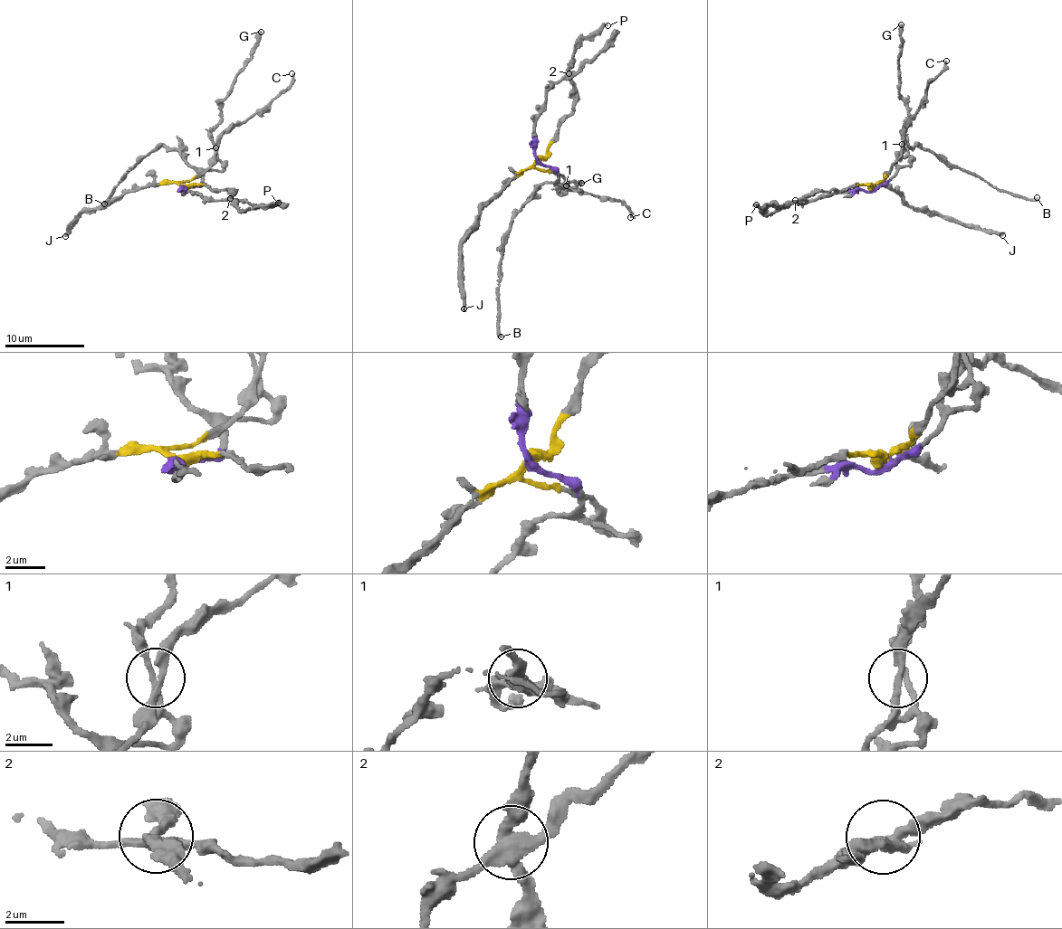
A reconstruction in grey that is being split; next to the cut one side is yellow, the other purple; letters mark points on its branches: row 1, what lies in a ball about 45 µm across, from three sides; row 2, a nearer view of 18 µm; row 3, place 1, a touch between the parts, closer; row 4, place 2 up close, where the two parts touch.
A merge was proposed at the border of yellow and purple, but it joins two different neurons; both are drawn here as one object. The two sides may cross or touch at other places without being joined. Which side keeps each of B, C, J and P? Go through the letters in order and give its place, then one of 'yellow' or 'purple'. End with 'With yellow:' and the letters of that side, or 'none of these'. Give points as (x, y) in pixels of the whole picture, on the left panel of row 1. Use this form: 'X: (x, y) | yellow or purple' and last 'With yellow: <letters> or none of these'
B: (104, 203) | purple
C: (291, 73) | yellow
J: (65, 236) | yellow
P: (278, 203) | yellow
With yellow: C, J, P

